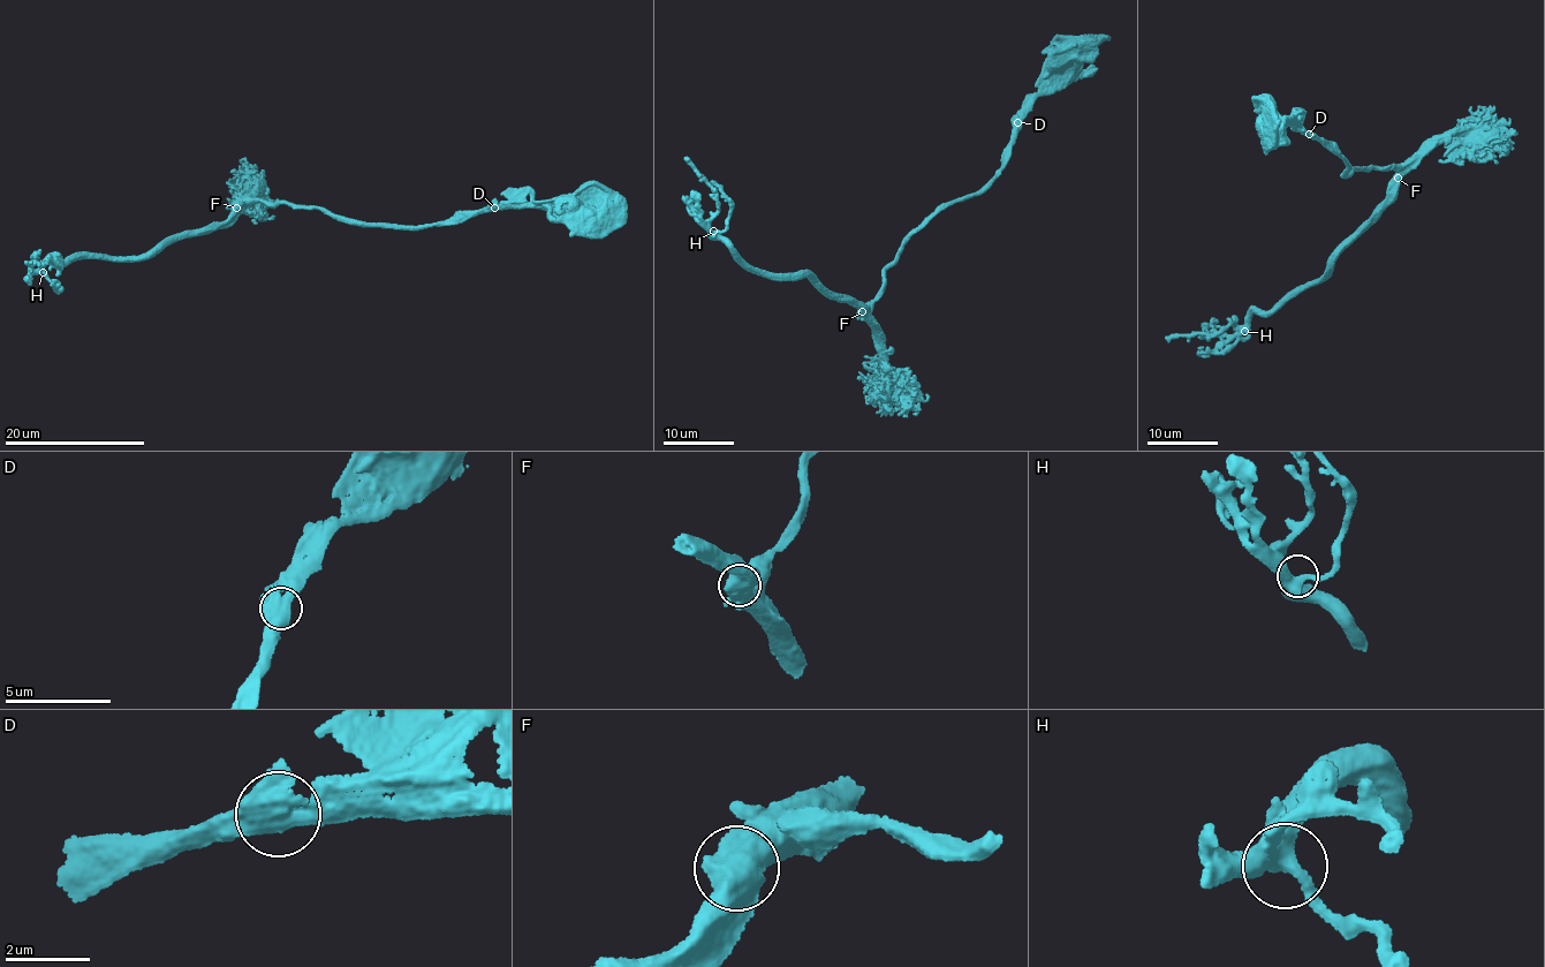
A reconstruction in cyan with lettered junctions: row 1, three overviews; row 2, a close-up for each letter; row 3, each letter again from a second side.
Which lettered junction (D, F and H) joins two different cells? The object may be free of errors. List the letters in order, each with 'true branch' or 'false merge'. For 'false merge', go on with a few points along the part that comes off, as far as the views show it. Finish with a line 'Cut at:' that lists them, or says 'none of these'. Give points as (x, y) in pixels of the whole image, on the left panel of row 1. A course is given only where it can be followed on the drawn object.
D: true branch
F: true branch
H: true branch
Cut at: none of these

